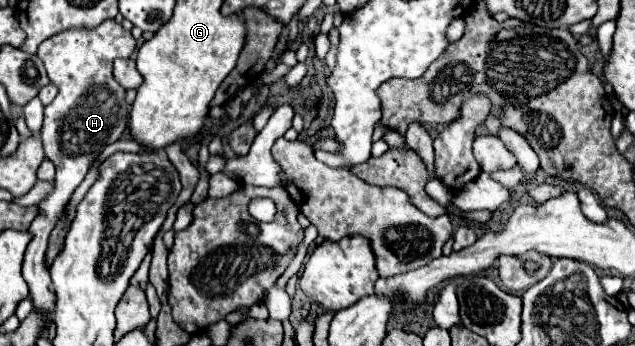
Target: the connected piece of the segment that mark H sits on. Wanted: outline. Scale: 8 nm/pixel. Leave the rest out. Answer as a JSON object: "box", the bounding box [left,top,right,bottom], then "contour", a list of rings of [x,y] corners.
{"box":[23,20,137,318],"contour":[[[105,20],[101,26],[93,30],[67,30],[45,42],[41,42],[37,56],[43,60],[47,76],[53,84],[57,84],[57,98],[45,106],[45,122],[41,128],[43,150],[45,156],[55,164],[55,190],[39,202],[39,214],[31,222],[31,242],[23,260],[23,278],[29,284],[31,300],[35,310],[53,318],[55,312],[55,292],[51,286],[49,266],[47,266],[47,244],[49,234],[55,224],[65,214],[65,206],[75,192],[75,188],[83,182],[91,160],[99,156],[105,144],[113,144],[127,128],[129,120],[129,104],[125,102],[125,90],[113,80],[113,60],[129,58],[135,50],[137,42],[131,32],[123,30],[115,20]]]}

